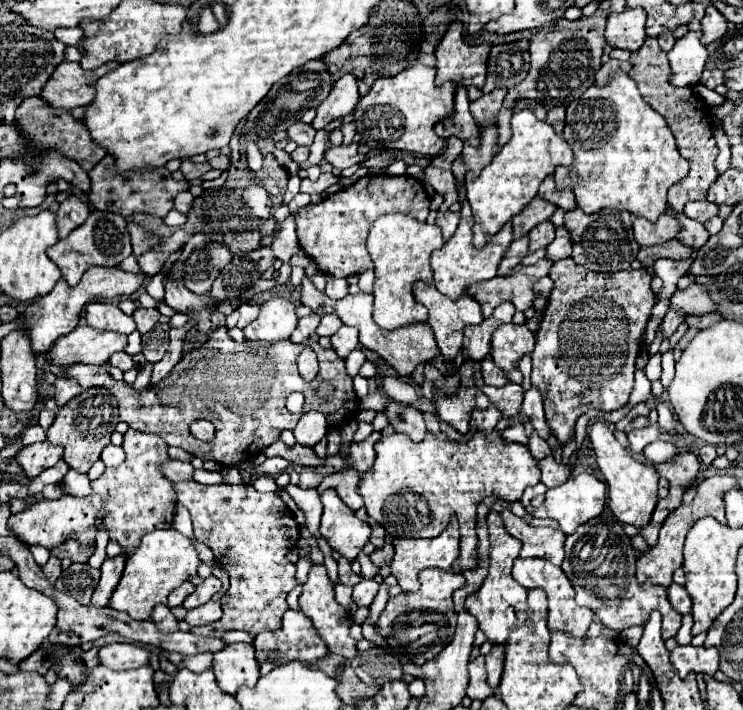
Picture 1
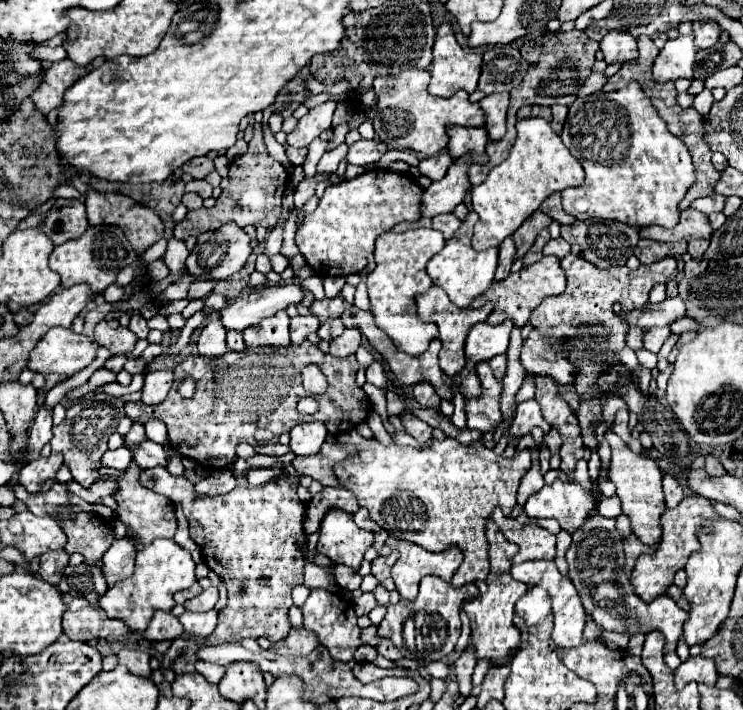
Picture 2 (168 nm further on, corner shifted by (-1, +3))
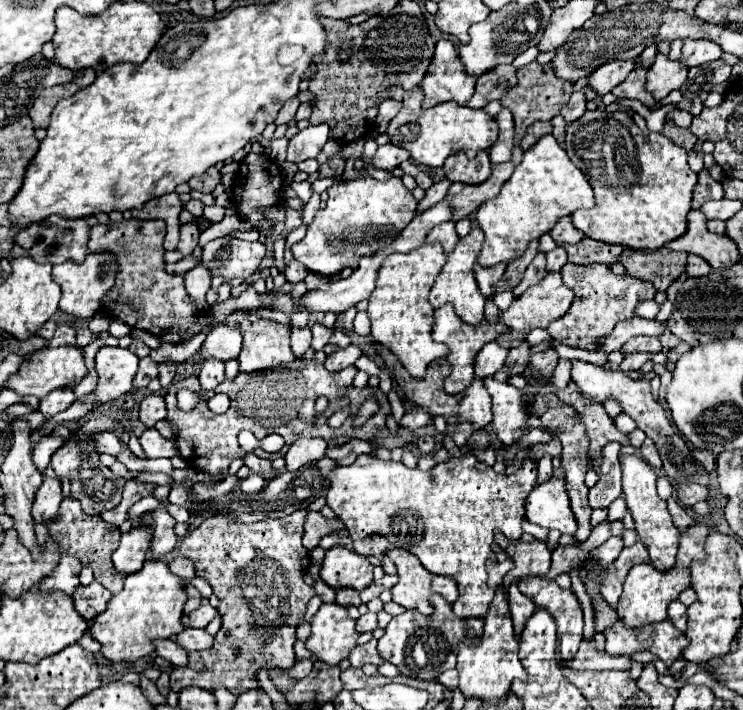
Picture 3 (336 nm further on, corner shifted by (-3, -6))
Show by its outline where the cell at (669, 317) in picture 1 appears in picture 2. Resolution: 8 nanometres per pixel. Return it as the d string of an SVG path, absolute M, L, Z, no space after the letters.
M652 327L644 331L644 347L652 353L658 353L660 347L664 345L664 341L670 335L670 327Z

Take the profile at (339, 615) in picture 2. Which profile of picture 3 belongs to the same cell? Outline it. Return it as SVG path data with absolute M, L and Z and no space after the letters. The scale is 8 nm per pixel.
M322 604L312 618L312 634L306 648L326 664L340 664L356 648L356 622L348 616L344 606Z

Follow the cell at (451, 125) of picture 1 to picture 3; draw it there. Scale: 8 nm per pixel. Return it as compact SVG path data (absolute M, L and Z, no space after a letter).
M480 150L474 158L468 158L464 152L458 152L444 162L444 172L450 182L480 184L492 172L490 156L486 150Z

